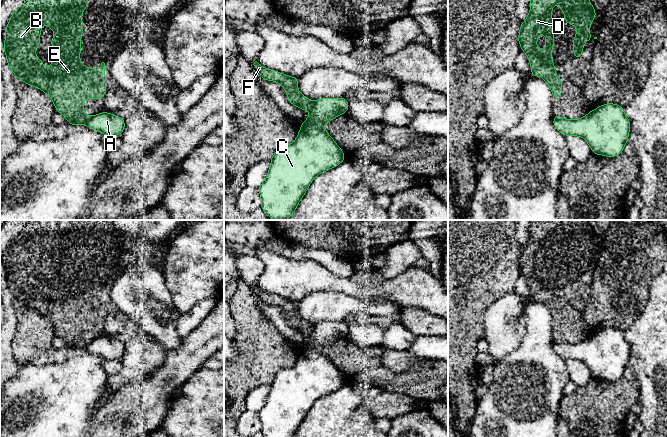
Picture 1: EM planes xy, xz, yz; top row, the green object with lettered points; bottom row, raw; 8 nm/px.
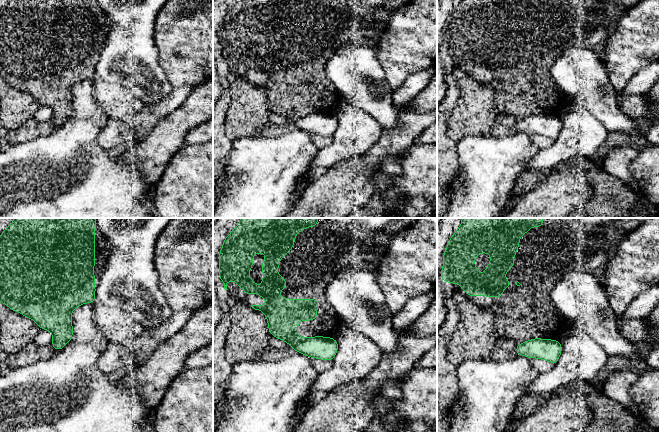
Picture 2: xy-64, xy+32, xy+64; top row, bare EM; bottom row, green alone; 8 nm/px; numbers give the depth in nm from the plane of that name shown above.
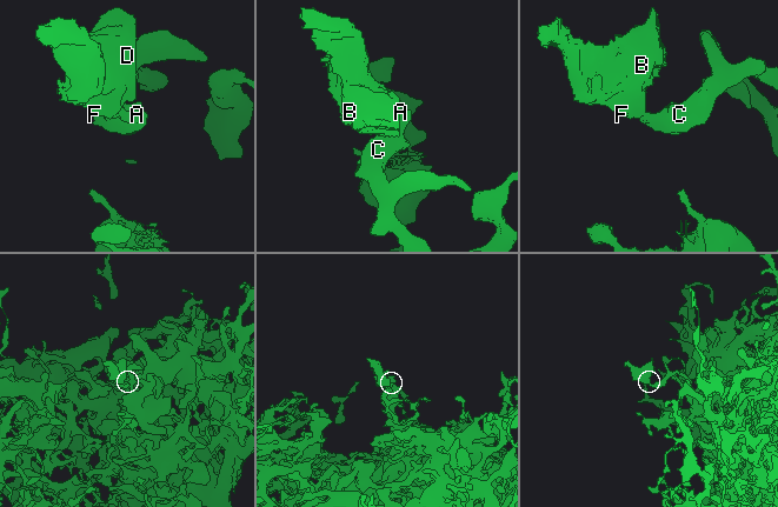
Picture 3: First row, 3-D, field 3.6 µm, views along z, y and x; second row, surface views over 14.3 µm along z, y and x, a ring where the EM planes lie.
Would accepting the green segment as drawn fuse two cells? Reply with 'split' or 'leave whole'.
split

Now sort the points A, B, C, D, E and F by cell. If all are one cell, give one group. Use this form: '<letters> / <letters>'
A C / B D E F

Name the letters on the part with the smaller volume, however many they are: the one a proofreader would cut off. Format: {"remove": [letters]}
{"remove": ["B", "D", "E", "F"]}

